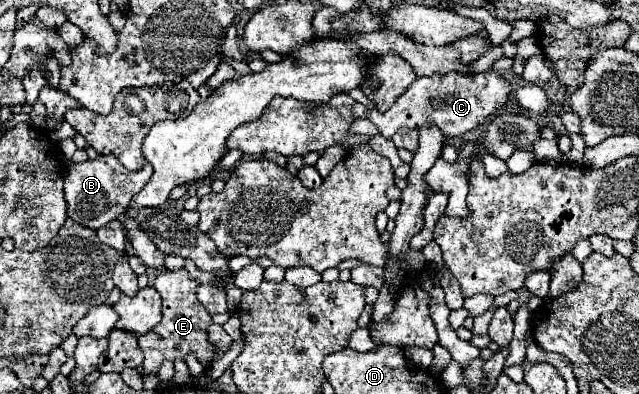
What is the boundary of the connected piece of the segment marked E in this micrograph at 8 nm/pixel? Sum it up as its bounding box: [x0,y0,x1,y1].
[138,268,212,376]

